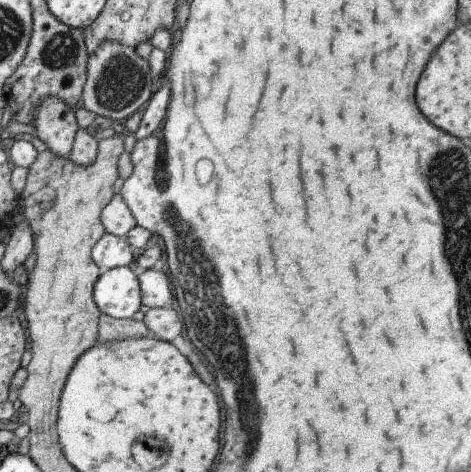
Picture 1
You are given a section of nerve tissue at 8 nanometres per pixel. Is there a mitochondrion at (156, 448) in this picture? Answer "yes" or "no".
yes

